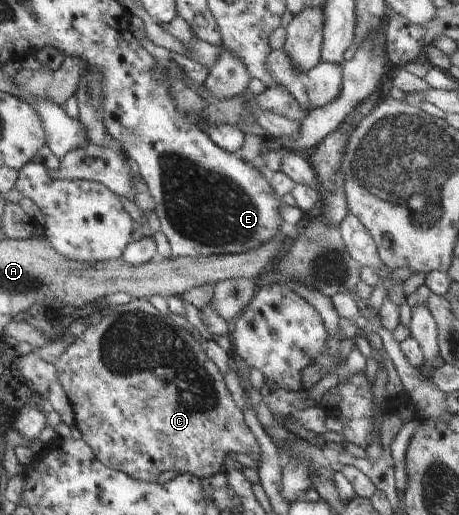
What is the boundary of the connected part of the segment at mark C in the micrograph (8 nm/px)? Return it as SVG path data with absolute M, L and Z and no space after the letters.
M148 299L132 300L128 304L114 306L109 313L104 313L99 323L89 326L65 350L65 353L55 361L59 383L64 387L66 396L74 411L76 427L81 431L83 441L91 448L95 457L109 469L126 473L129 477L146 482L155 482L165 471L177 471L179 474L188 473L198 478L224 472L225 456L231 453L245 453L257 463L261 463L261 448L258 439L246 424L243 412L237 407L227 389L224 377L218 371L215 363L205 354L200 342L185 328L177 325L168 315L162 314L151 305Z

